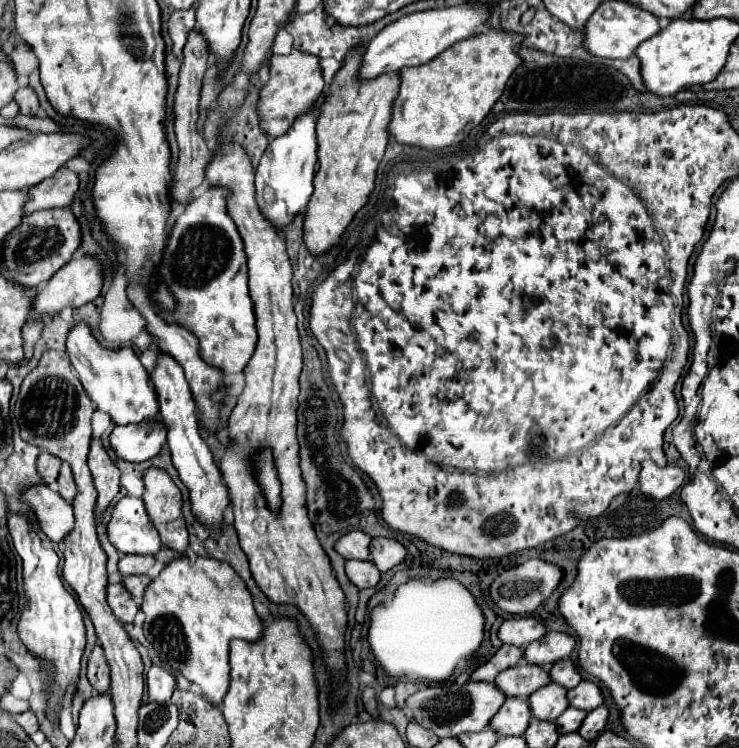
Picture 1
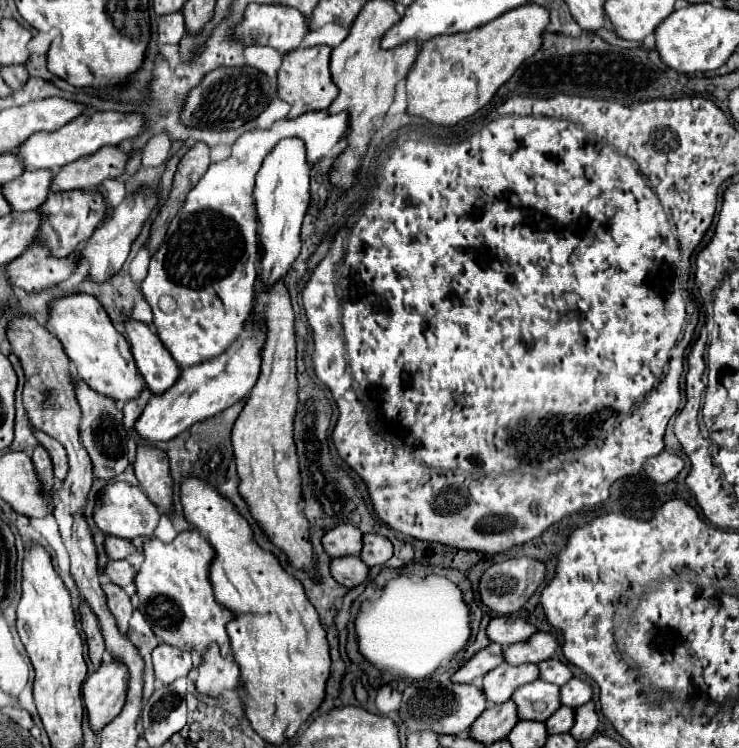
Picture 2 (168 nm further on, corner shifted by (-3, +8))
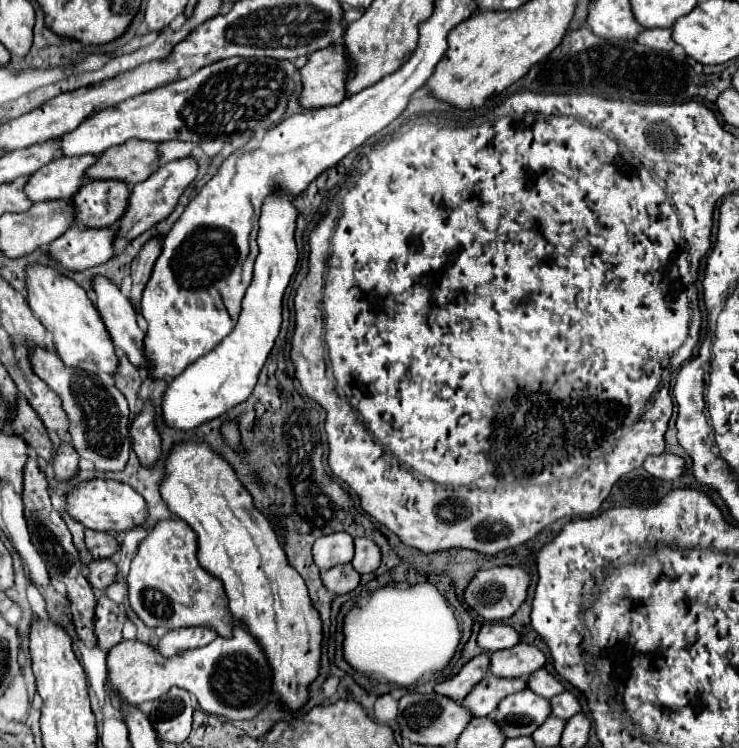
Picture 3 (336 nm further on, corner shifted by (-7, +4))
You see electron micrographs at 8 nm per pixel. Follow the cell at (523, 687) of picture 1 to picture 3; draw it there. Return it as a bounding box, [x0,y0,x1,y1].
[461,673,527,717]

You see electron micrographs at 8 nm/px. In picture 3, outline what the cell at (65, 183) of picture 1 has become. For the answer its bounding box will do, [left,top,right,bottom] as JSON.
[85,141,157,185]

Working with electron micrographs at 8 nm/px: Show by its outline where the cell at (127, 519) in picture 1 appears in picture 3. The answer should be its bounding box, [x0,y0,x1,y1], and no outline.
[67,479,149,533]

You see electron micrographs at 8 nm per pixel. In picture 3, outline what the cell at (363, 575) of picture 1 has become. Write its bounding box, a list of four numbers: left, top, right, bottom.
[321,563,359,595]

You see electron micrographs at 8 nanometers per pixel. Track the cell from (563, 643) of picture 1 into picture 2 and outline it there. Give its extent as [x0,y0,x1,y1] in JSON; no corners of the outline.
[503,633,557,665]

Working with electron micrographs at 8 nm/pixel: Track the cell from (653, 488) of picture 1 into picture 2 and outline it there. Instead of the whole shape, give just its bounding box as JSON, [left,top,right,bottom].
[643,451,683,483]

